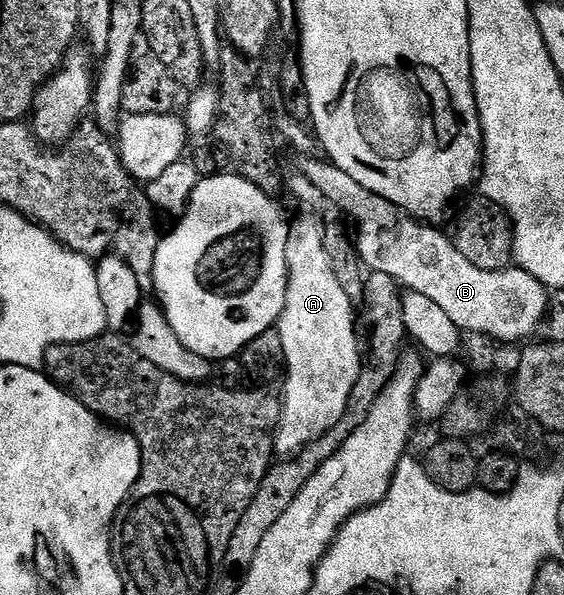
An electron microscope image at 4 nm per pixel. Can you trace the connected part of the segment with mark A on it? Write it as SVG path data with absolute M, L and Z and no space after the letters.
M311 211L300 212L300 217L290 222L291 230L289 231L289 243L285 247L285 259L287 260L287 298L285 299L285 307L283 314L279 317L277 328L281 335L281 347L285 347L285 382L287 386L281 392L281 404L283 406L283 414L279 420L279 430L275 433L275 452L280 458L290 459L299 453L307 445L313 443L317 439L321 439L321 435L325 435L333 427L337 427L337 423L343 420L349 399L353 395L353 387L357 383L361 372L361 337L357 332L357 309L349 299L349 295L345 295L345 289L341 287L341 283L337 283L337 275L333 275L333 263L329 263L329 251L325 251L325 235L327 234L327 225L322 216L316 215Z

